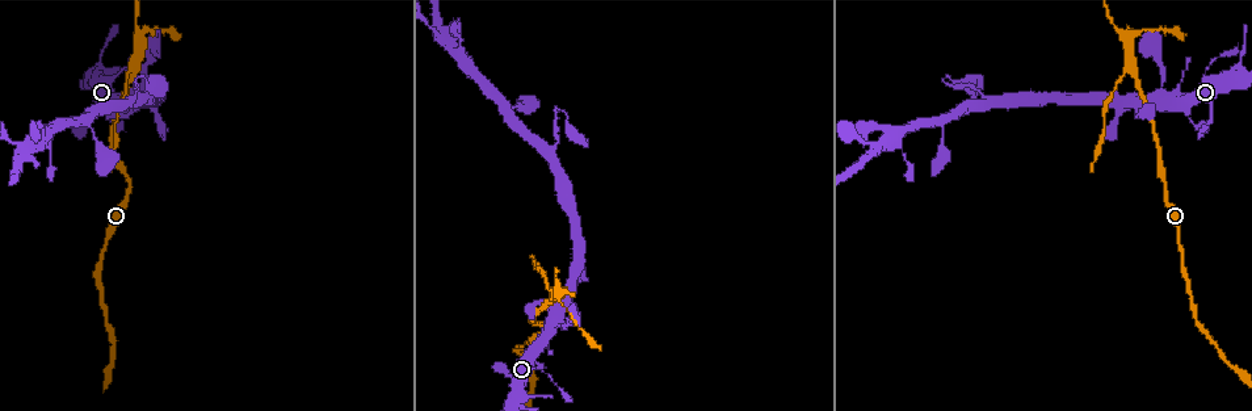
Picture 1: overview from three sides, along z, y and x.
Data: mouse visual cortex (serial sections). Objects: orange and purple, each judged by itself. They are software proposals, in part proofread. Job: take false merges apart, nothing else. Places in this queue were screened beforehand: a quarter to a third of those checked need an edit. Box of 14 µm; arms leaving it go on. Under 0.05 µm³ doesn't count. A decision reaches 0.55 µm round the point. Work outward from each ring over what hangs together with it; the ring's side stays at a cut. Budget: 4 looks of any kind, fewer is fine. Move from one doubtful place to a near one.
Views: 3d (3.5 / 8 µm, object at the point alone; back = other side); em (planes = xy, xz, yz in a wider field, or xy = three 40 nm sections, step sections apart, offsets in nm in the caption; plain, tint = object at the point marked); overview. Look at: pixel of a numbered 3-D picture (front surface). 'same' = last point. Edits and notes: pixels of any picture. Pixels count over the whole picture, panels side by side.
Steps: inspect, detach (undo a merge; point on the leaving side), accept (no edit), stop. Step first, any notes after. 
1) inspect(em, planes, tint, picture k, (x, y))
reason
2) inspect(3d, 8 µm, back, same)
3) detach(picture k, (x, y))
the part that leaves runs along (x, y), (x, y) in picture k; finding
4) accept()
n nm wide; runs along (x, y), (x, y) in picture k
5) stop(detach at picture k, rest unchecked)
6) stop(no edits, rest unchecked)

inspect(3d, 3.5 µm, back, picture 1, (131, 68))
three arms meet

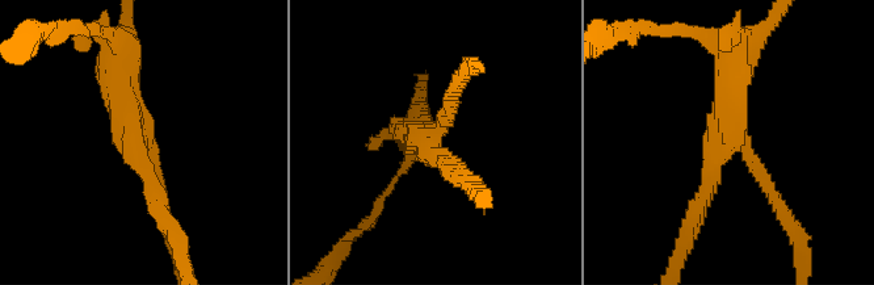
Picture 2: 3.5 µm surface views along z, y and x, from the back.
inspect(em, xy, step 3, tint, picture 2, (728, 143))
3 arms; arms of 150, 200, 400 nm; need the tissue

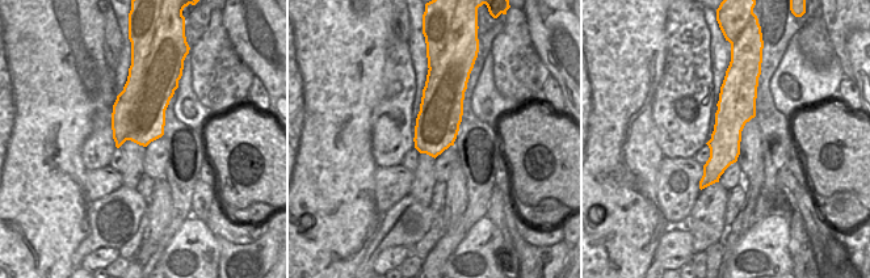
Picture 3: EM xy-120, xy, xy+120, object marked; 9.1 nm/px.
detach(picture 2, (765, 184))
the part that leaves runs along (120, 57), (120, 37), (63, 29) in picture 2; a second cell is stuck on

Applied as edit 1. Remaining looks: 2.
inspect(3d, 8 µm, picture 1, (945, 74))
a narrow waist

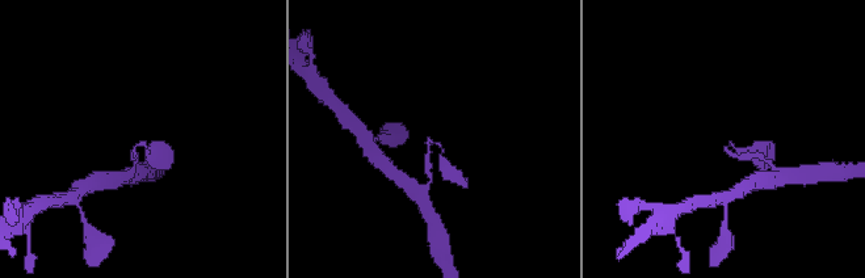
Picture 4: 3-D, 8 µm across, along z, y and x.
inspect(em, xy, step 5, tint, picture 4, (438, 145))
now the EM

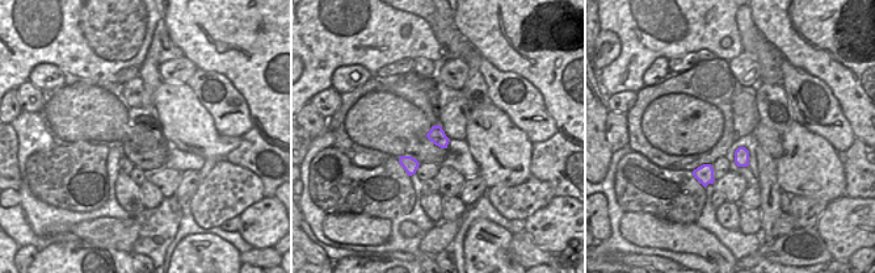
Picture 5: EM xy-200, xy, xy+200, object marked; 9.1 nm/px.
accept()
continuous, no second cell

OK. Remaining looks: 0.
stop(detach at picture 2, rest unchecked)

